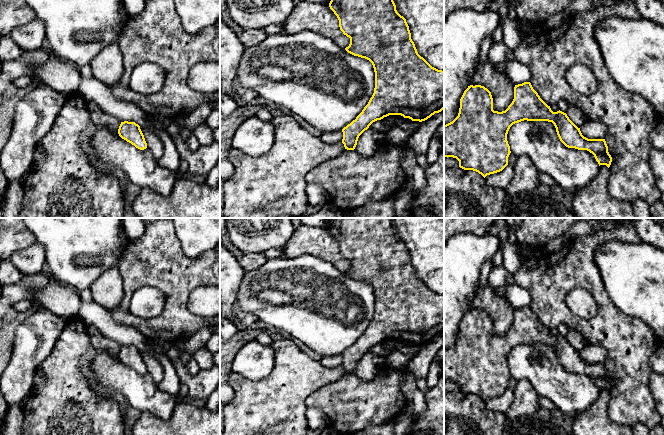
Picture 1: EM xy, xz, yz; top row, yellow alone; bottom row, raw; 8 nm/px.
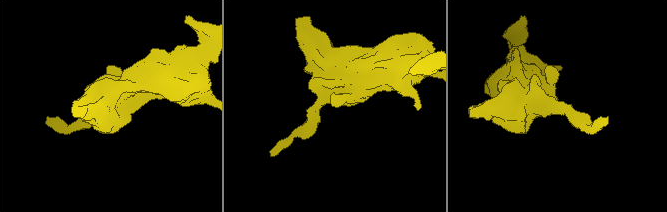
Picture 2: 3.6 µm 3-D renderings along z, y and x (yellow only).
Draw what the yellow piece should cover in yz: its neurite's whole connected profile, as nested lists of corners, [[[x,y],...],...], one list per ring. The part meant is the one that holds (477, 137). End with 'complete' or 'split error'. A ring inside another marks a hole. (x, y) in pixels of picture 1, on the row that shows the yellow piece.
[[[530,82],[515,85],[514,99],[505,111],[493,110],[491,92],[481,85],[470,85],[460,99],[458,116],[444,125],[444,157],[453,157],[459,161],[459,167],[464,170],[473,170],[484,178],[487,175],[502,171],[508,165],[511,153],[507,141],[510,127],[521,121],[548,121],[556,128],[560,141],[568,148],[587,150],[592,153],[600,165],[611,165],[612,157],[608,152],[605,139],[588,139],[562,111],[553,112],[533,89]]]; complete

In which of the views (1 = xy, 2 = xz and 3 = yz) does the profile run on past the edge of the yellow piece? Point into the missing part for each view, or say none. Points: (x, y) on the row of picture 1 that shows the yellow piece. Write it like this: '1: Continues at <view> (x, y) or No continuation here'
1: No continuation here
2: No continuation here
3: No continuation here

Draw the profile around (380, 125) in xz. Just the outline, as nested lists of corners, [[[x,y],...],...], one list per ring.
[[[383,119],[381,120],[377,120],[375,122],[373,122],[368,129],[371,129],[371,130],[376,130],[376,131],[379,131],[379,132],[382,132],[382,133],[387,133],[392,127],[394,126],[393,125],[388,125]]]

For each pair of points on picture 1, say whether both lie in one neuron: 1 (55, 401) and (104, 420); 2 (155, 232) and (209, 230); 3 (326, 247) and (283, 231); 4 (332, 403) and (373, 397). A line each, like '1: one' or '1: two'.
1: one
2: two
3: two
4: one

